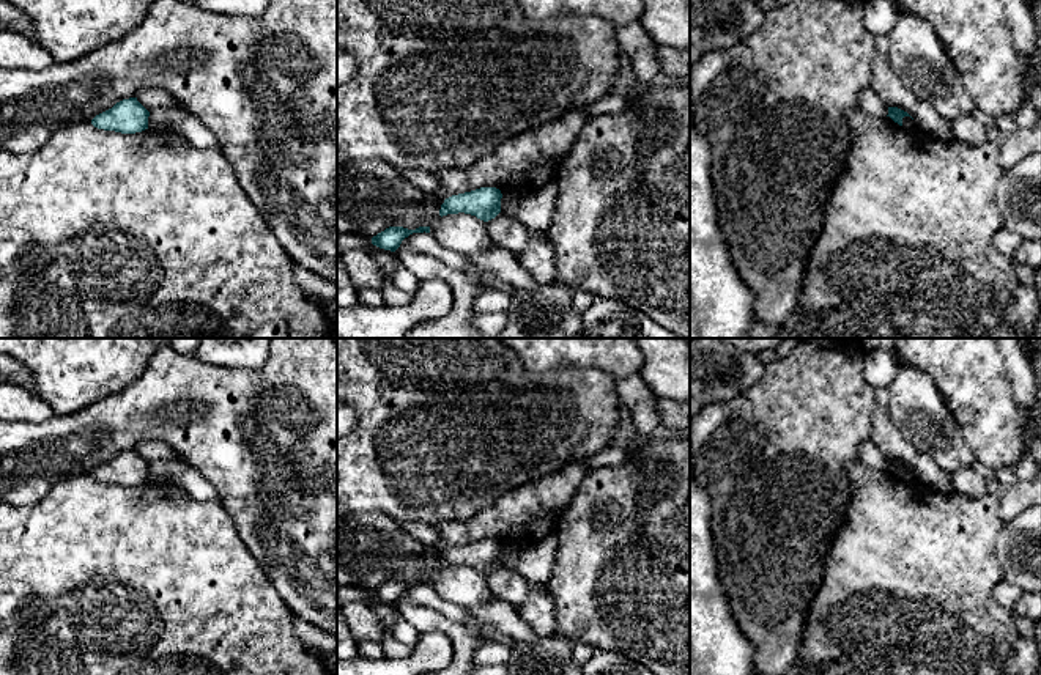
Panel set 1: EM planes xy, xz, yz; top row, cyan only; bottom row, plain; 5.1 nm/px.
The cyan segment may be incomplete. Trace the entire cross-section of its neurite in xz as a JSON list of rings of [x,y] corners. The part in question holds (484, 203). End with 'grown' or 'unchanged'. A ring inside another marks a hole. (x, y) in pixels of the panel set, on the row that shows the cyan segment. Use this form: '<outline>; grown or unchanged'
[[[480,187],[452,195],[441,205],[439,216],[465,212],[488,222],[501,212],[501,198],[502,194],[496,187]]]; unchanged

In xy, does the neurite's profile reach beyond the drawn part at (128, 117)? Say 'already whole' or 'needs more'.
already whole

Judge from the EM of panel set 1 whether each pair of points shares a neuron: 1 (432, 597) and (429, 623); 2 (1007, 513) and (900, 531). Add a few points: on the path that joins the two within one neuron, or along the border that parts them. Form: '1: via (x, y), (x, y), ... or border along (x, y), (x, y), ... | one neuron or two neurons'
1: border along (400, 598), (430, 606), (448, 619), (463, 623) | two neurons
2: border along (986, 491), (997, 501), (999, 515), (1005, 521) | two neurons

